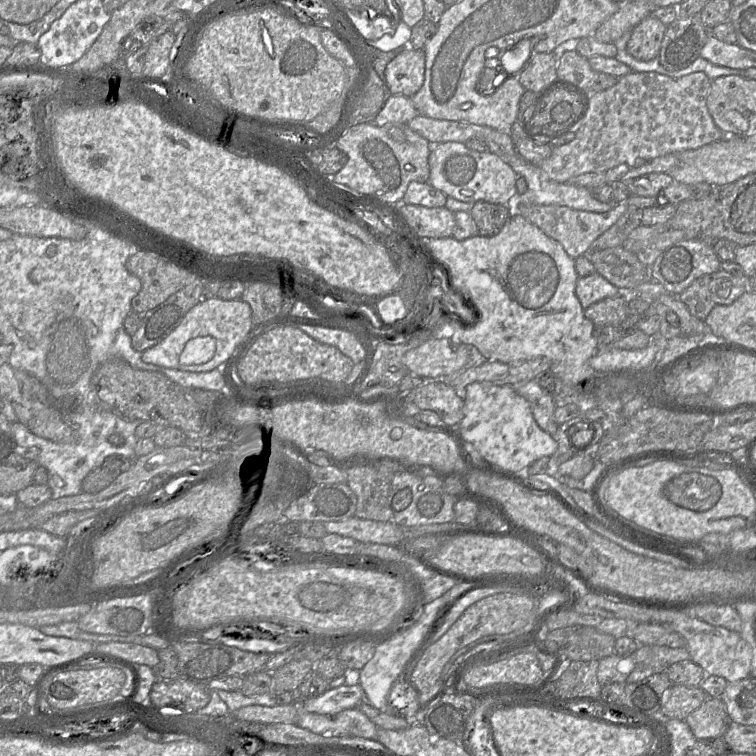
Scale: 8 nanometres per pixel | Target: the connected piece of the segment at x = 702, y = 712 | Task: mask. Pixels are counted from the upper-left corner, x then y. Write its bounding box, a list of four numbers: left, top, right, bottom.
[685,698,730,740]

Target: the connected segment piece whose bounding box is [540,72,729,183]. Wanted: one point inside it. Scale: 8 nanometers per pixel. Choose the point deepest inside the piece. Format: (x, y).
(645, 115)

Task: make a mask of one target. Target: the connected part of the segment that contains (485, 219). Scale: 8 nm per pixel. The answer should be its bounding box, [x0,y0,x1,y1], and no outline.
[469,201,510,237]

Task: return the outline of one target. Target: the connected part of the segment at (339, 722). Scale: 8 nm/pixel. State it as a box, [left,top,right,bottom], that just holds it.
[296,707,378,740]

